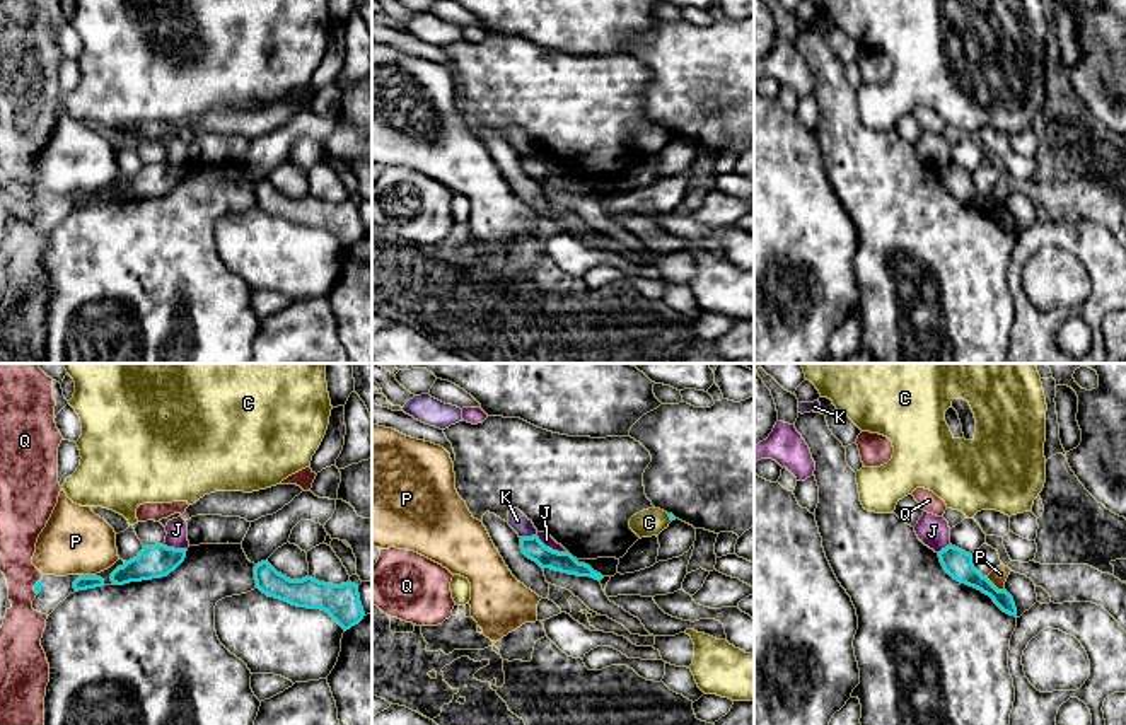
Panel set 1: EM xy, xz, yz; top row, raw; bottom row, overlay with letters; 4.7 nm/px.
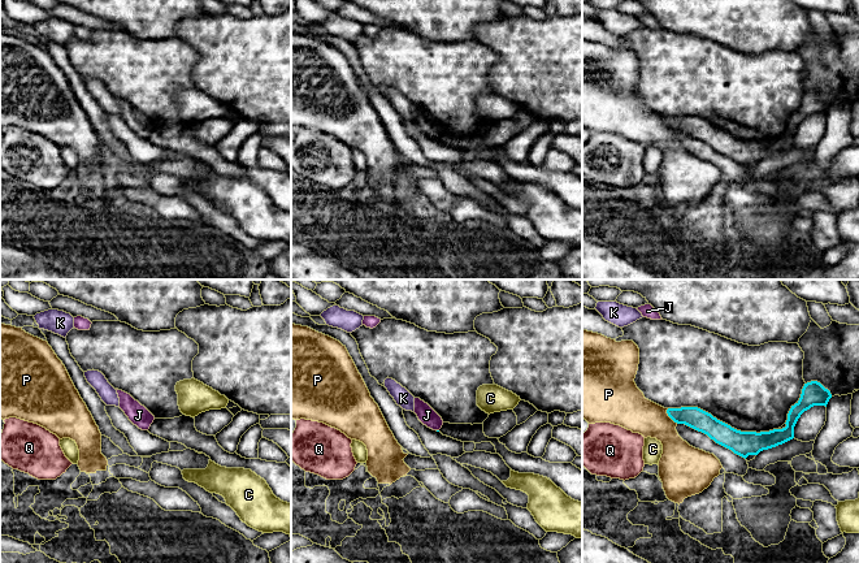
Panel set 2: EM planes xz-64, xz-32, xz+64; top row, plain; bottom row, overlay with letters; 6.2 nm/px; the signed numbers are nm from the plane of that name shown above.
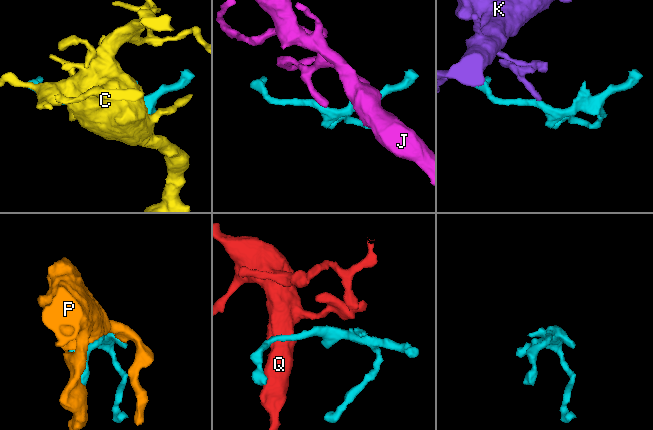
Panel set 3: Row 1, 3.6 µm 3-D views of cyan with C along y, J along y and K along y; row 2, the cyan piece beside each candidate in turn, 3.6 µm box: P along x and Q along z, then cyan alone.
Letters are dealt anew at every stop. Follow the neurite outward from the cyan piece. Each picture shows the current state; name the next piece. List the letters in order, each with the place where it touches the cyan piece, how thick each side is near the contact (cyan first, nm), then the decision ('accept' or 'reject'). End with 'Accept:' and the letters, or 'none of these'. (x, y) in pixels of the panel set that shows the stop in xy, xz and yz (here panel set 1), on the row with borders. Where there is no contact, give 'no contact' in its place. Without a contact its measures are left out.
C: xz (669, 516) | 20/130 nm | reject
J: xz (551, 550) | 100/60 nm | reject
K: xz (528, 538) | 100/90 nm | reject
P: yz (993, 585) | 140/80 nm | reject
Q: xy (34, 587) | 40/200 nm | reject
Accept: none of these

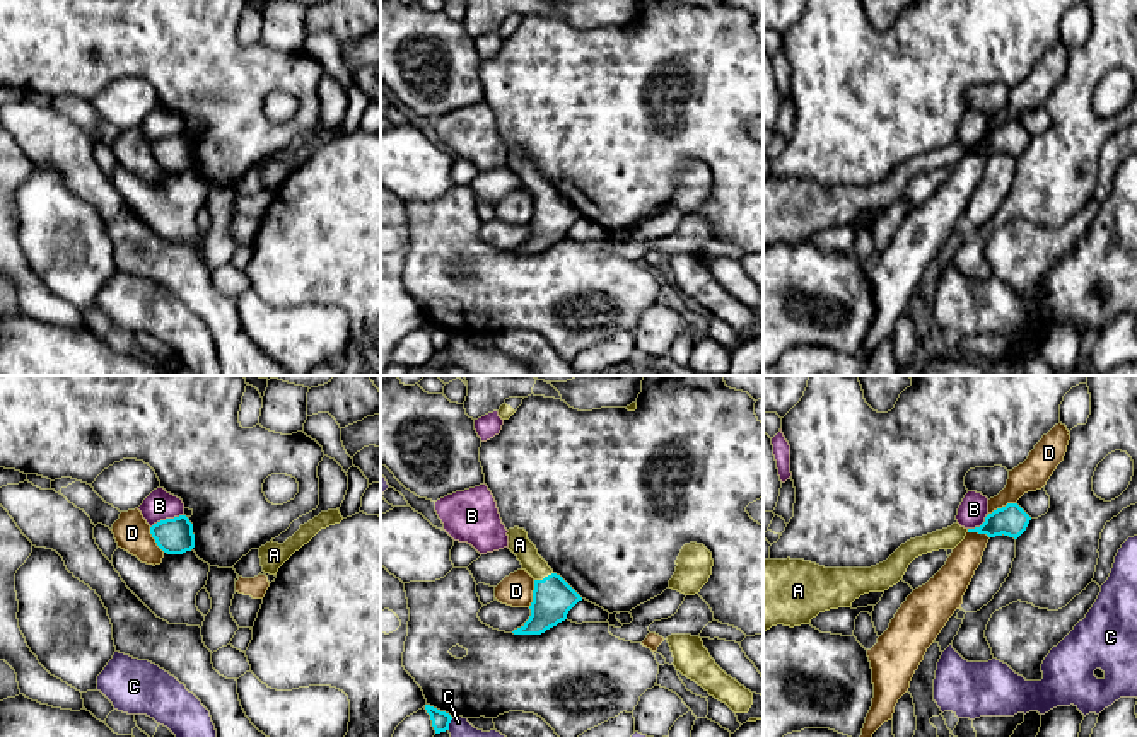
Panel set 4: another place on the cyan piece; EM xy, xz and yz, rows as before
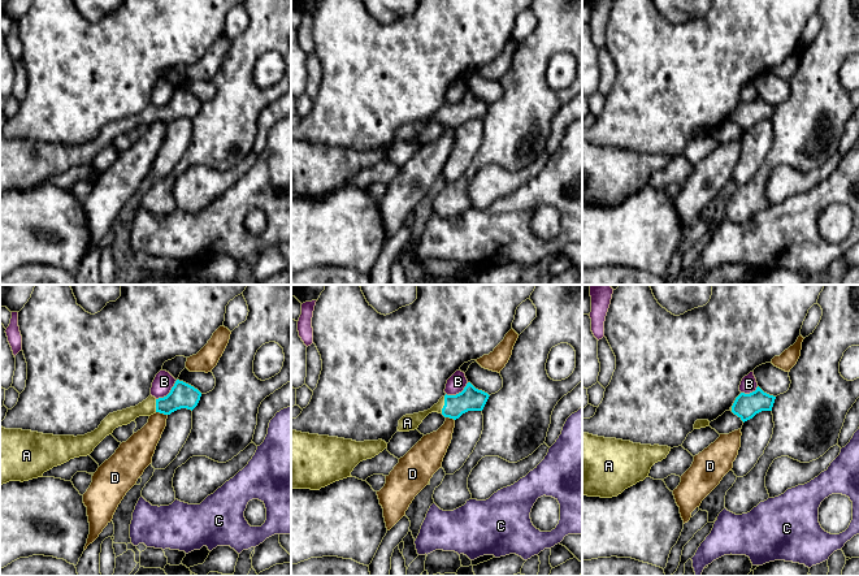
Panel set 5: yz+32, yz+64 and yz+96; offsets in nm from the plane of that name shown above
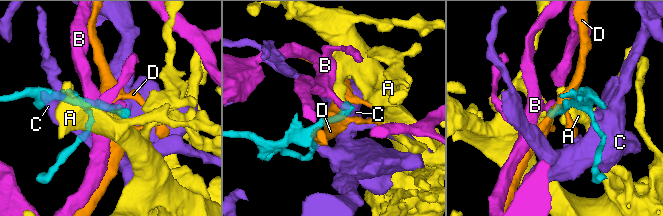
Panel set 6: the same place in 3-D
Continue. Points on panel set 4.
A: xz (545, 577) | 190/100 nm | accept
B: xy (166, 519) | 180/140 nm | reject
C: xz (449, 722) | 90/100 nm | reject
D: yz (1002, 507) | 150/150 nm | reject
Accept: A

